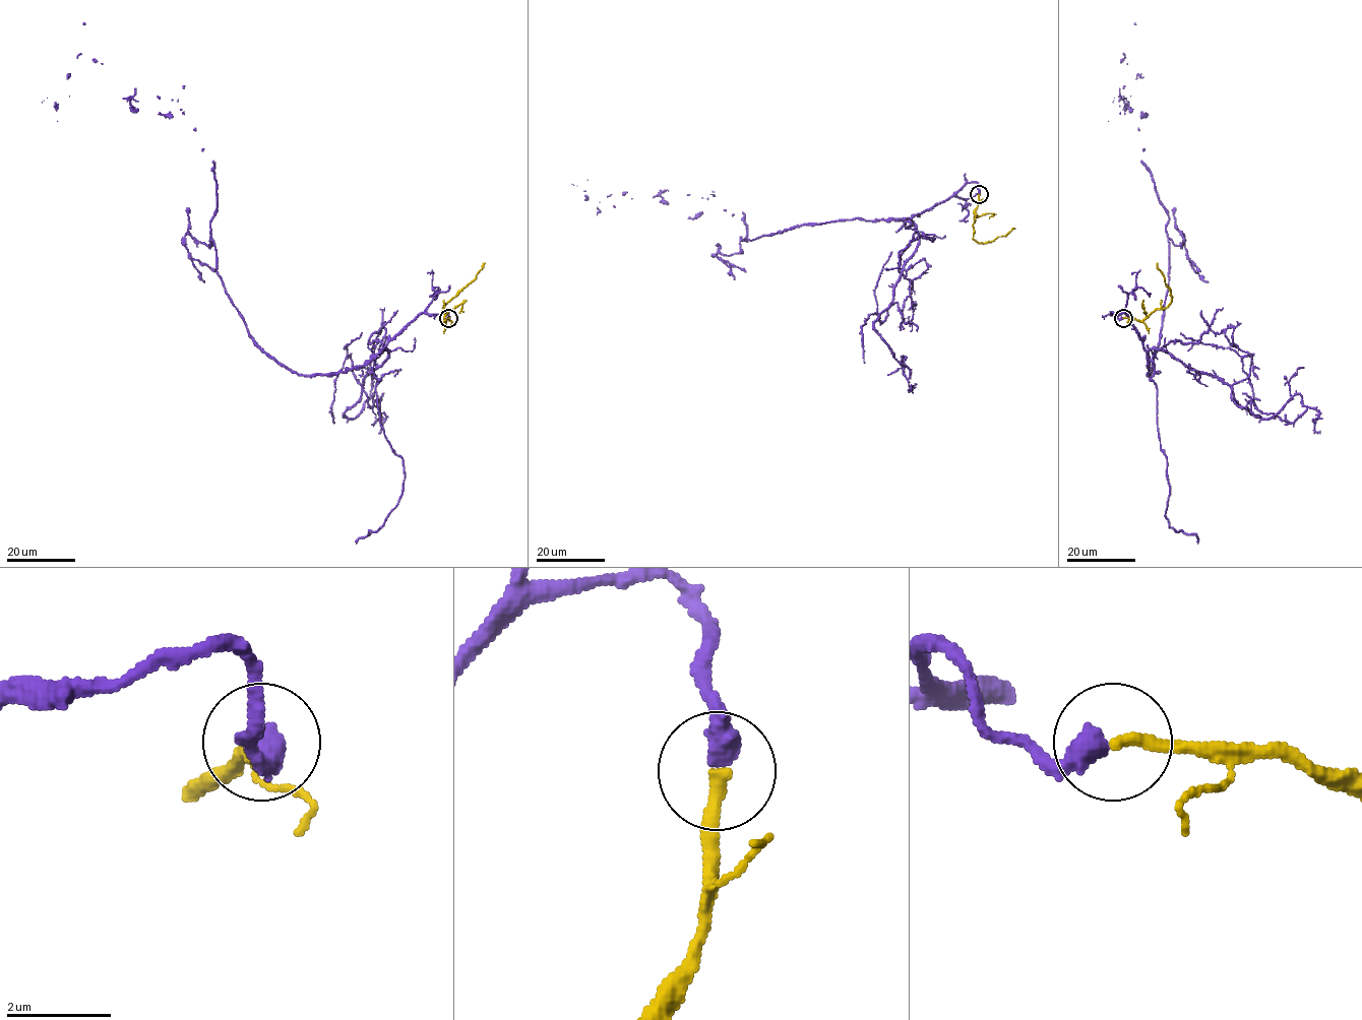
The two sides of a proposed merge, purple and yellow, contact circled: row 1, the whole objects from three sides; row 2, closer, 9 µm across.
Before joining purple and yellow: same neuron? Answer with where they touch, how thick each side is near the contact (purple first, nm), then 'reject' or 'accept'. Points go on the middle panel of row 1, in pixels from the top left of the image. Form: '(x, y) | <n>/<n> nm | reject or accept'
(979, 194) | 480/260 nm | accept

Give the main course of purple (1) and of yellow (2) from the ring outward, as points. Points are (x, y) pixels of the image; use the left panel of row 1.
1: (449, 318), (422, 313), (363, 365), (292, 373), (217, 270), (213, 163), (178, 101), (69, 96), (57, 121)
2: (449, 318), (445, 320), (443, 310), (445, 304), (476, 278), (485, 263)

